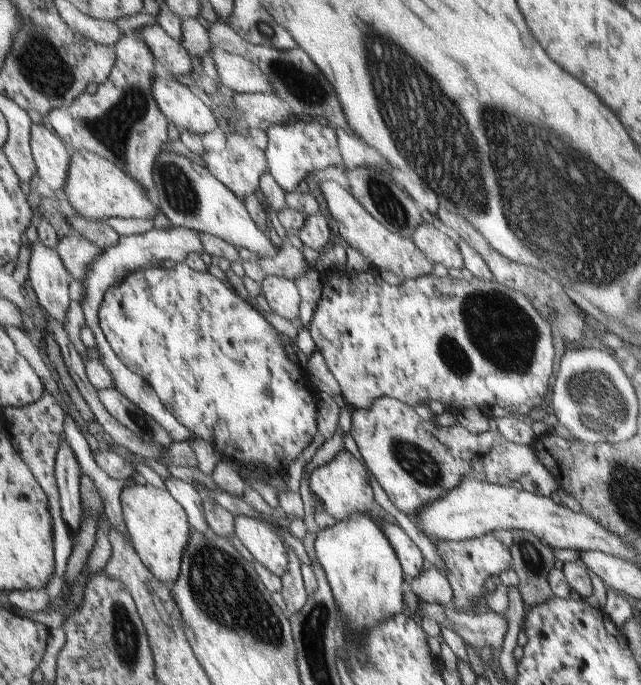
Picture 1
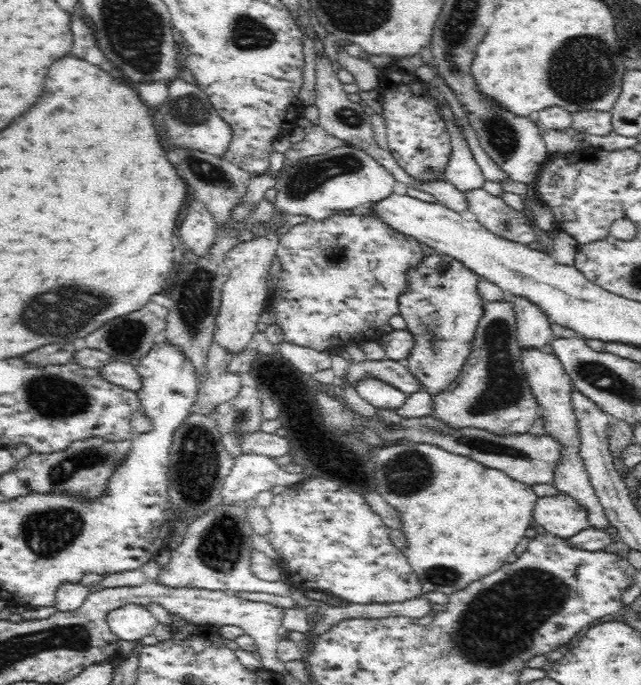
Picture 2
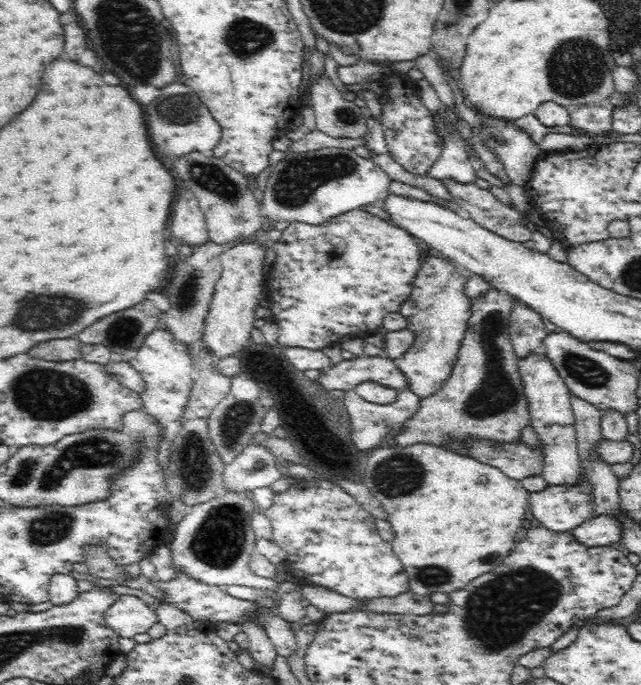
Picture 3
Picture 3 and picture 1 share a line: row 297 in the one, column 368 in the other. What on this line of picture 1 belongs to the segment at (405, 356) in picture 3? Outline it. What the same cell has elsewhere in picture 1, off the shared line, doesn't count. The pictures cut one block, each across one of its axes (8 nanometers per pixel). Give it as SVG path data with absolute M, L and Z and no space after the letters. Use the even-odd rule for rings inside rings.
M381 397L369 408L355 408L349 433L356 441L366 466L370 466L370 471L392 504L411 519L414 519L424 506L444 497L450 490L456 489L464 476L472 476L484 482L500 485L520 482L525 491L544 497L550 497L560 485L553 472L541 462L541 456L533 447L510 442L500 431L490 429L484 434L474 434L460 423L443 427L438 425L434 418L422 419L413 406L392 397Z

